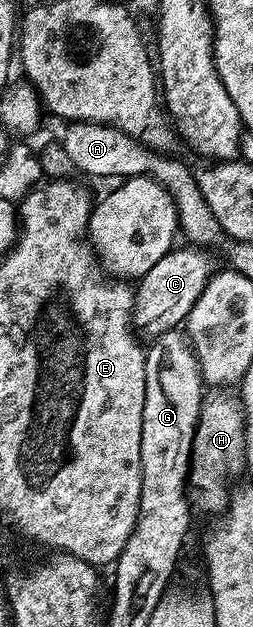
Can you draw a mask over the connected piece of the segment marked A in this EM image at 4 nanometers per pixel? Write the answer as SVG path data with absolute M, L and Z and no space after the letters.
M76 121L65 126L66 131L60 144L65 151L66 160L69 166L76 167L80 172L90 177L118 177L114 179L125 179L128 177L151 176L154 180L161 183L163 187L173 196L174 205L177 208L179 232L181 236L186 237L191 246L203 247L208 249L210 245L216 245L220 239L223 240L224 234L220 223L216 220L216 215L212 214L212 209L208 207L207 200L200 191L198 178L186 164L178 159L168 157L166 153L150 149L137 138L128 135L115 128L113 125L92 124L91 121Z

